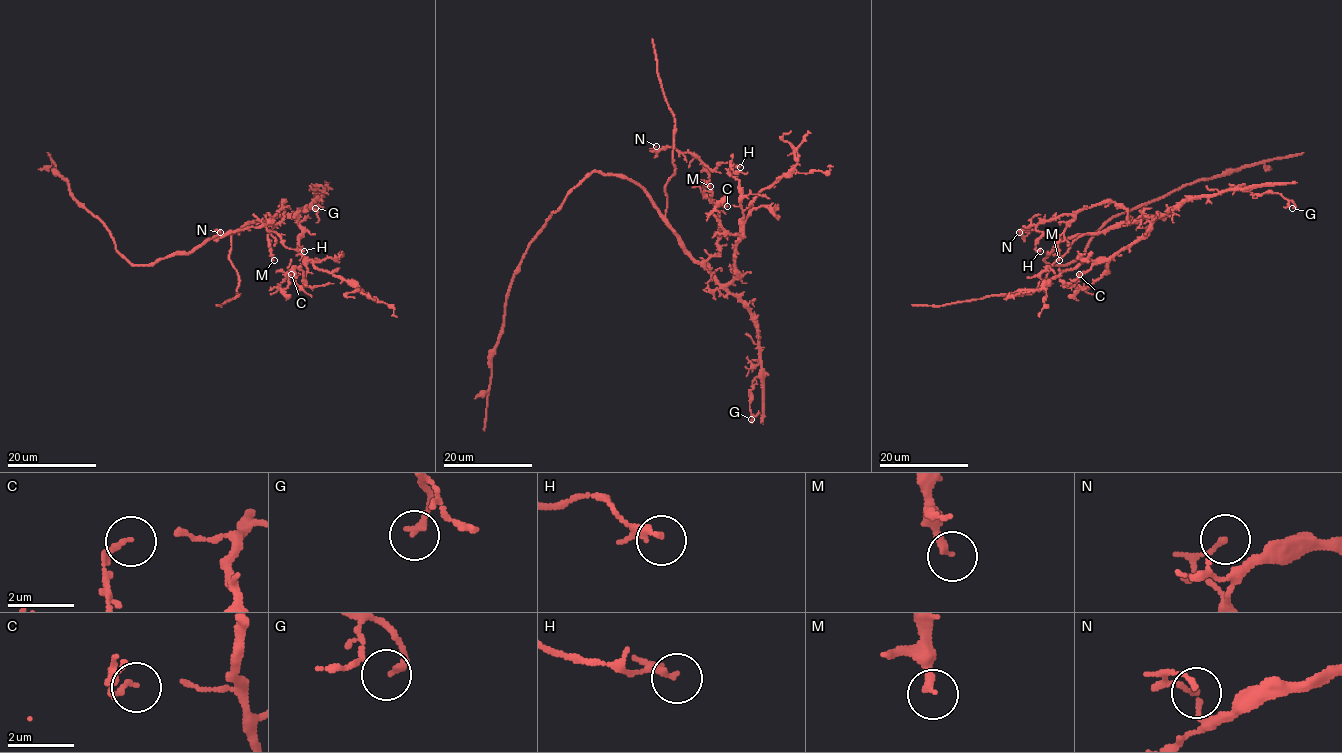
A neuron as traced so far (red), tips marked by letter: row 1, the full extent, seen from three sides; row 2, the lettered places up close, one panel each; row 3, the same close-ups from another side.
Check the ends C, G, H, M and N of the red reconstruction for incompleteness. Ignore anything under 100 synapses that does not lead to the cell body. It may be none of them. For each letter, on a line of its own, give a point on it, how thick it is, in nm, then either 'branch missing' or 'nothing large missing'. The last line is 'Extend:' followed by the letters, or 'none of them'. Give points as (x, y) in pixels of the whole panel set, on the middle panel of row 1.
C: at (727, 206); 100 nm thick; nothing large missing
G: at (751, 419); 190 nm thick; nothing large missing
H: at (740, 167); 170 nm thick; nothing large missing
M: at (710, 186); 200 nm thick; nothing large missing
N: at (656, 146); 130 nm thick; nothing large missing
Extend: none of them

